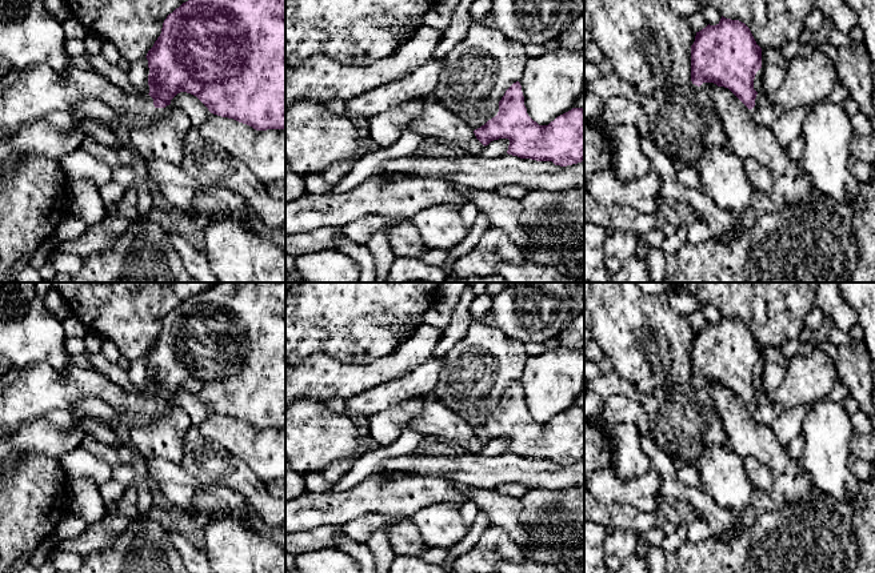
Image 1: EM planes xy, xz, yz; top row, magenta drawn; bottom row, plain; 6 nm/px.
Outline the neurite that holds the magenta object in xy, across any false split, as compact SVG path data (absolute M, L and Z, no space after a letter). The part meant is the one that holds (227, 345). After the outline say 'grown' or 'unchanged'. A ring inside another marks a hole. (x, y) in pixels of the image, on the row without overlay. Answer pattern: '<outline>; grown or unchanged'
M217 283L208 290L189 297L167 314L161 332L147 352L149 394L155 406L165 406L180 390L196 394L211 412L233 417L256 429L285 428L285 283Z; unchanged

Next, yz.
M722 314L716 324L708 322L696 330L691 344L692 382L714 381L728 386L752 408L758 393L754 377L760 366L762 346L744 321Z; unchanged

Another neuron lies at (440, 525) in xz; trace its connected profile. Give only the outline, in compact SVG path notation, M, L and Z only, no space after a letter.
M455 502L428 505L415 512L411 520L428 548L450 549L470 530Z

